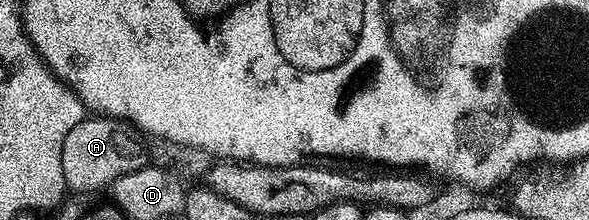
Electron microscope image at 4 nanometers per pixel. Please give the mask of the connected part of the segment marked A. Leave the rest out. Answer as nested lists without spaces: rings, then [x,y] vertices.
[[[98,114],[88,115],[77,126],[65,134],[65,142],[61,146],[61,170],[67,179],[67,187],[75,192],[99,192],[110,189],[117,178],[129,174],[133,170],[141,170],[148,167],[151,152],[147,149],[148,141],[144,133],[140,132],[134,124],[129,124],[125,120],[117,120],[113,116],[100,116]]]

